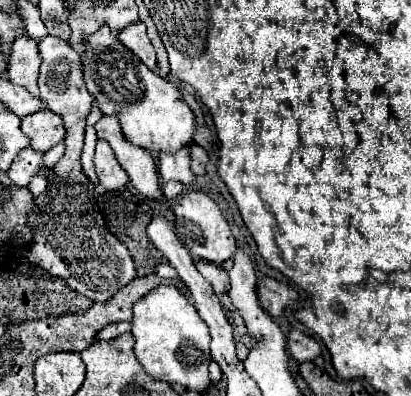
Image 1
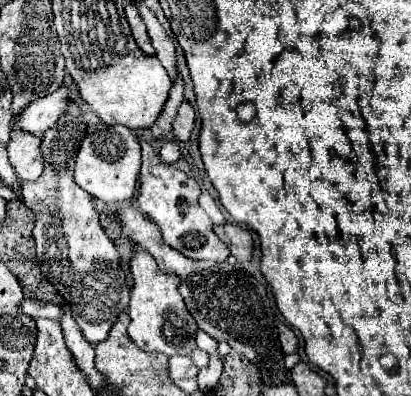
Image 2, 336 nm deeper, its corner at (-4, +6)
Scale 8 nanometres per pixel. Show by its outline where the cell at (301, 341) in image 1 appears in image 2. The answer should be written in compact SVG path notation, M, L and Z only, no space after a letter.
M288 325L278 327L278 339L280 339L280 345L282 345L284 353L296 353L298 351L298 339Z

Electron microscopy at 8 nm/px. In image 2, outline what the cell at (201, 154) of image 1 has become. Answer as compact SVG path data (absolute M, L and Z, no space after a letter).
M184 101L178 109L178 117L174 121L174 133L178 137L178 141L182 143L188 143L190 141L190 135L194 131L194 123L196 123L196 115L194 115L194 109L190 107L188 101Z

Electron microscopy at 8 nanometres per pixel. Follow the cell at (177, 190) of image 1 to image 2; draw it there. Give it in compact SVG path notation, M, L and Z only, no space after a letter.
M162 141L162 147L160 147L158 155L160 155L162 163L172 165L172 163L176 163L180 159L180 149L178 149L178 145L174 141Z

